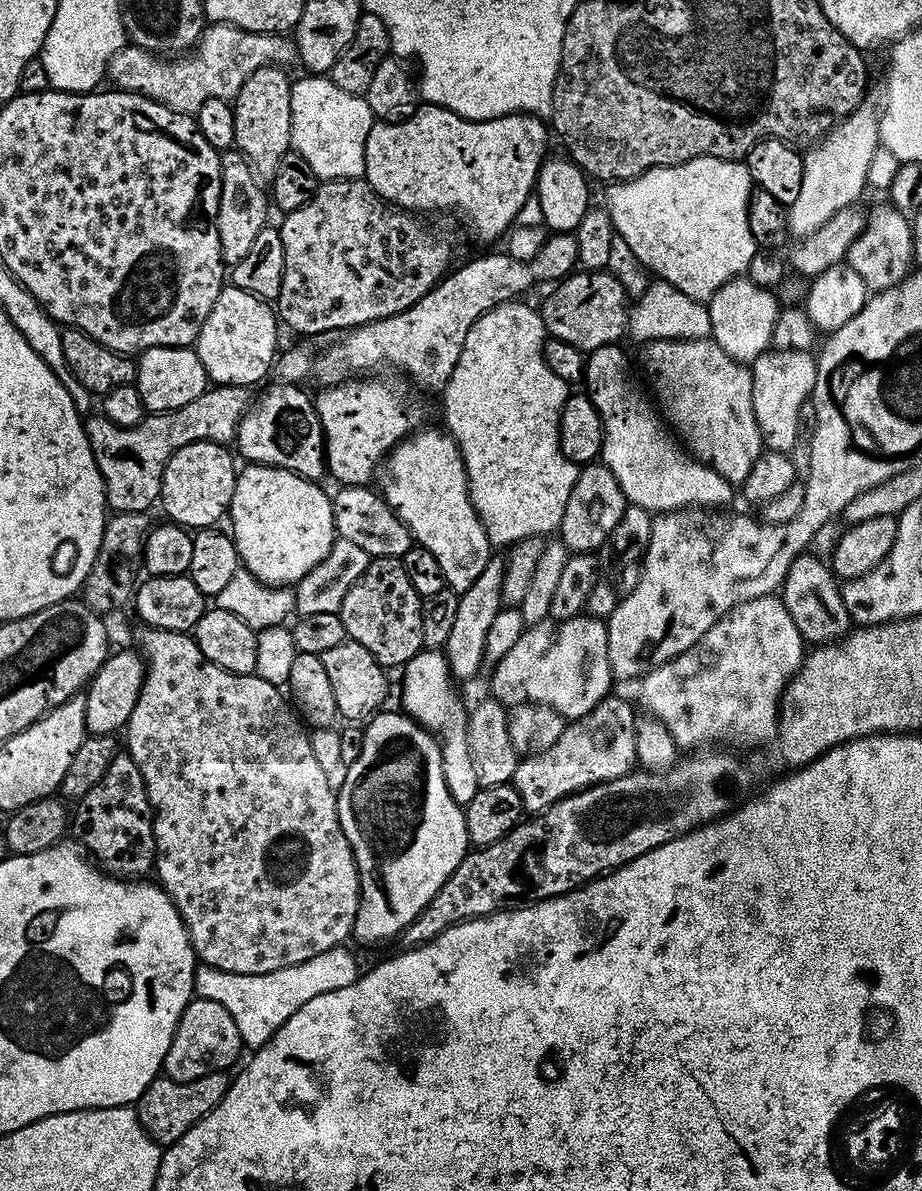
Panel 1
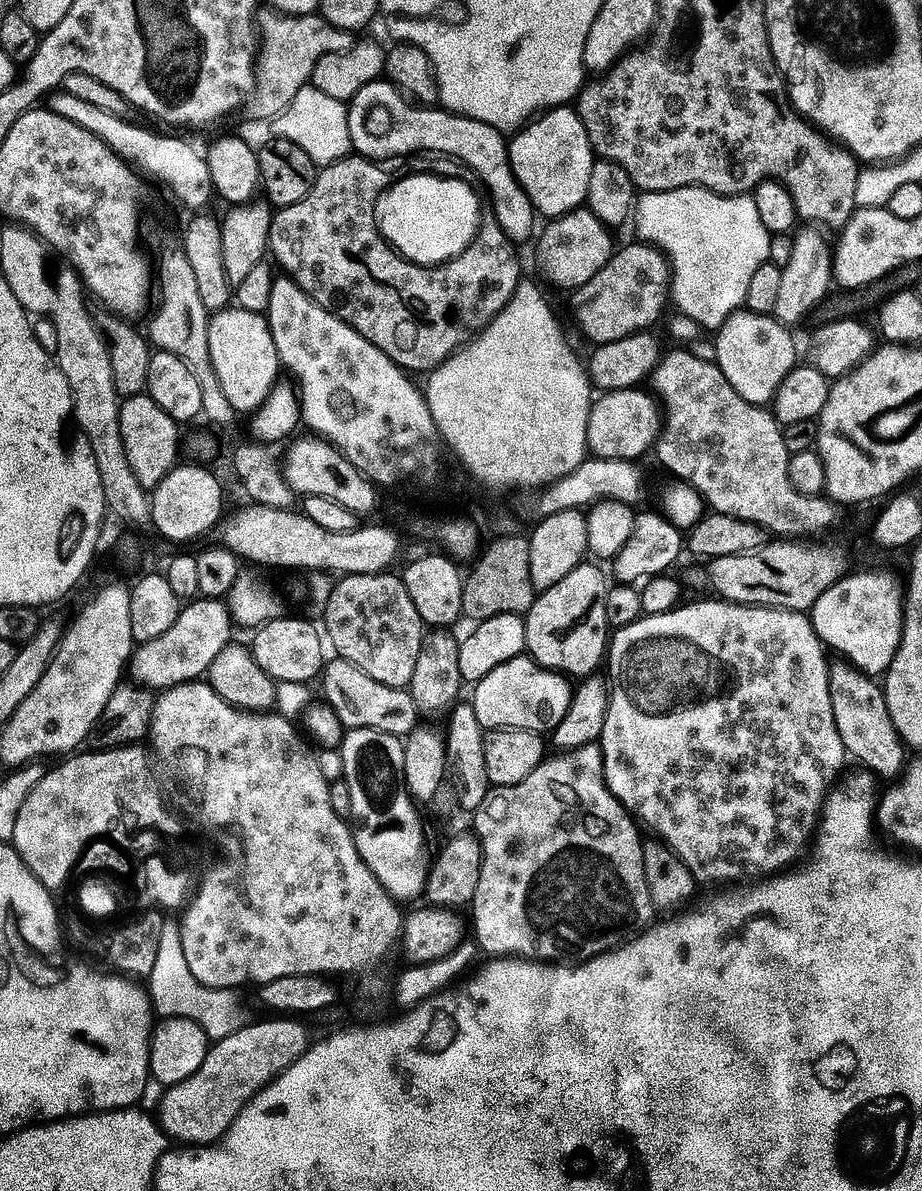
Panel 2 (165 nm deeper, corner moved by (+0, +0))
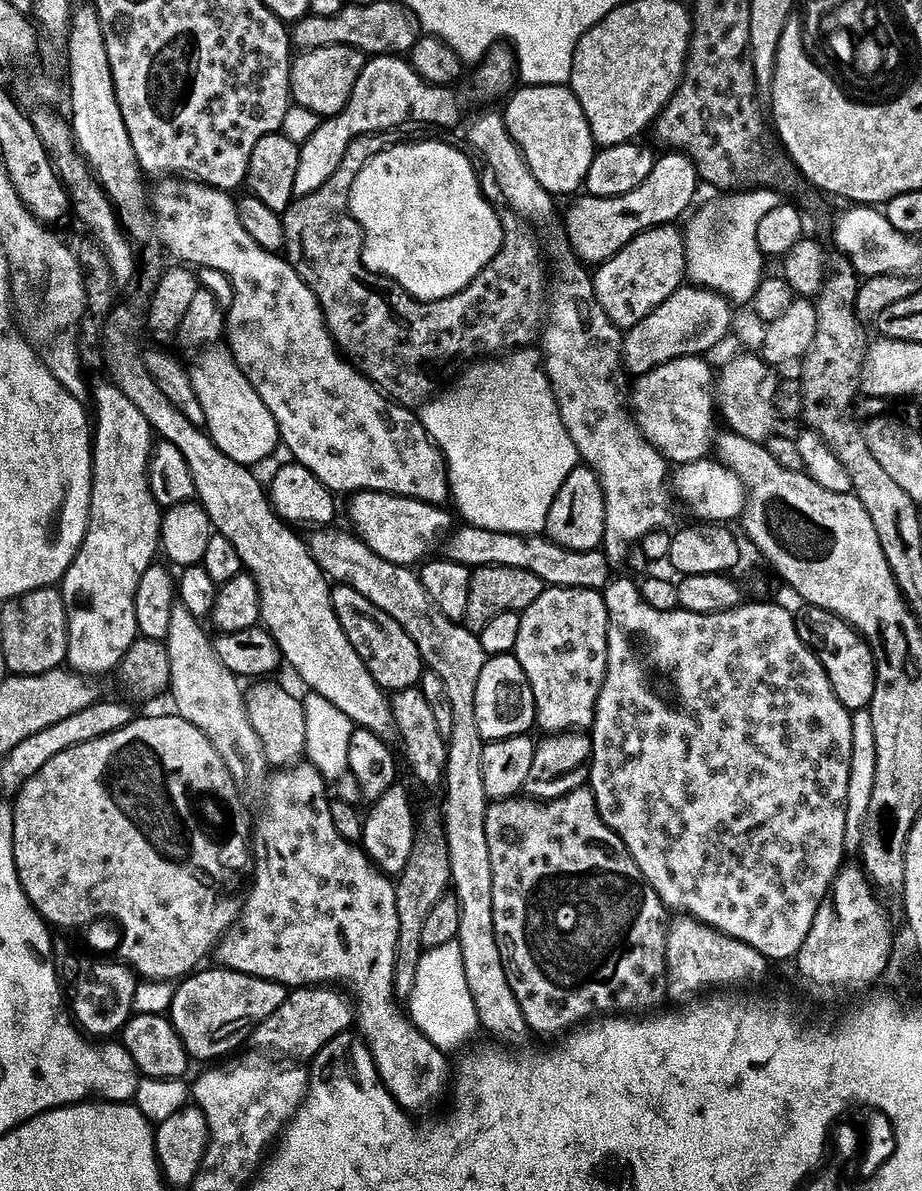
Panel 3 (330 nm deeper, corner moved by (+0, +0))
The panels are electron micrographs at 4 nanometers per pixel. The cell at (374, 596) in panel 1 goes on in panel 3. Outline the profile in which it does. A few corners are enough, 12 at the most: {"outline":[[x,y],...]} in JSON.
{"outline":[[333,587],[338,622],[385,693],[426,671],[414,638],[358,590]]}

